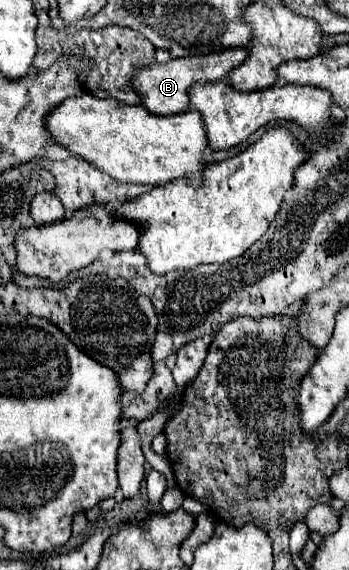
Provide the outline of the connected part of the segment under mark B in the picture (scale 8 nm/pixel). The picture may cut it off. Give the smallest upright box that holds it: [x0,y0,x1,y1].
[135,48,247,116]

